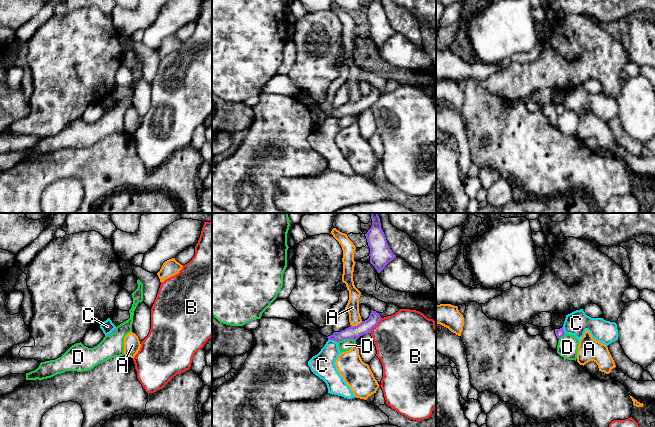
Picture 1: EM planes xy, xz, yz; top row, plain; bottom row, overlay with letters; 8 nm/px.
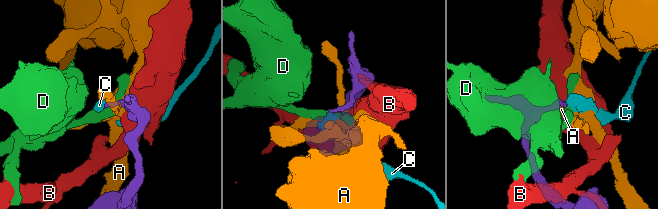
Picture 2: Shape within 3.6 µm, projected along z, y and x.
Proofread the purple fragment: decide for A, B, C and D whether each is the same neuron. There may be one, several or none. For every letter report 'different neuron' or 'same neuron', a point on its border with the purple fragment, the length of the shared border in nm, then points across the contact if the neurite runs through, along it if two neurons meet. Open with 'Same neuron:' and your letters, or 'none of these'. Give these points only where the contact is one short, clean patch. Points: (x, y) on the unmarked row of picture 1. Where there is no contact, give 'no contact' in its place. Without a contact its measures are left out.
Same neuron: none of these
A: different neuron | xz (357, 101) | 100 nm
B: different neuron | xz (376, 100) | 160 nm
C: different neuron | xz (333, 116) | 80 nm | along xz (328, 115), (337, 118)
D: different neuron | xz (346, 114) | 140 nm

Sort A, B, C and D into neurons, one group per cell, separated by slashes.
A / B / C / D

